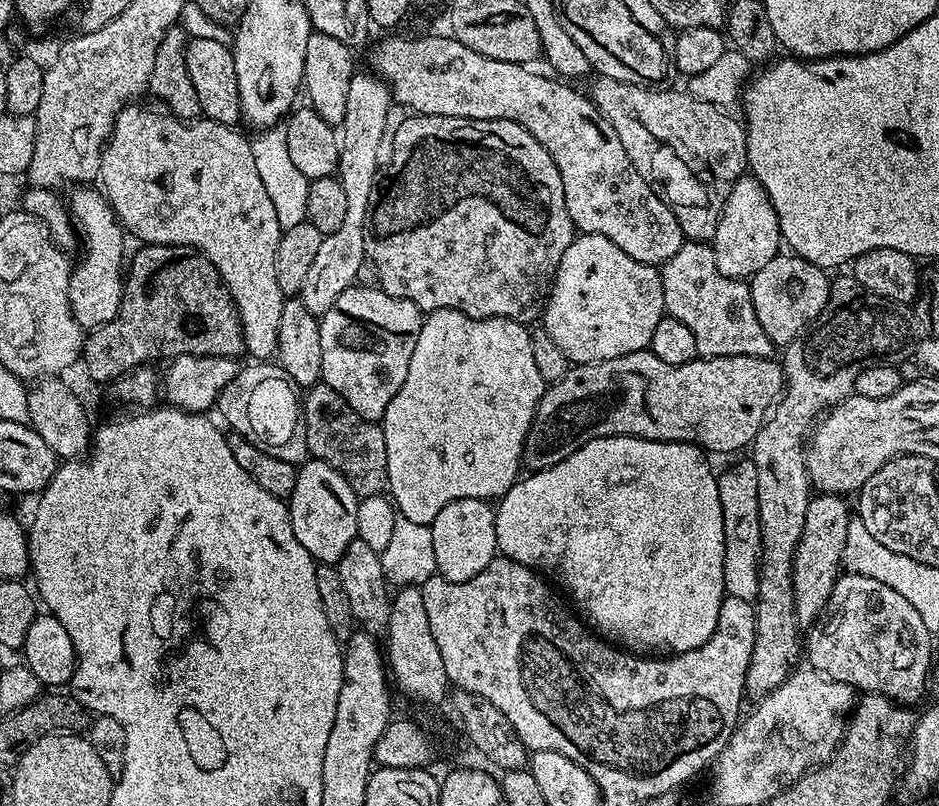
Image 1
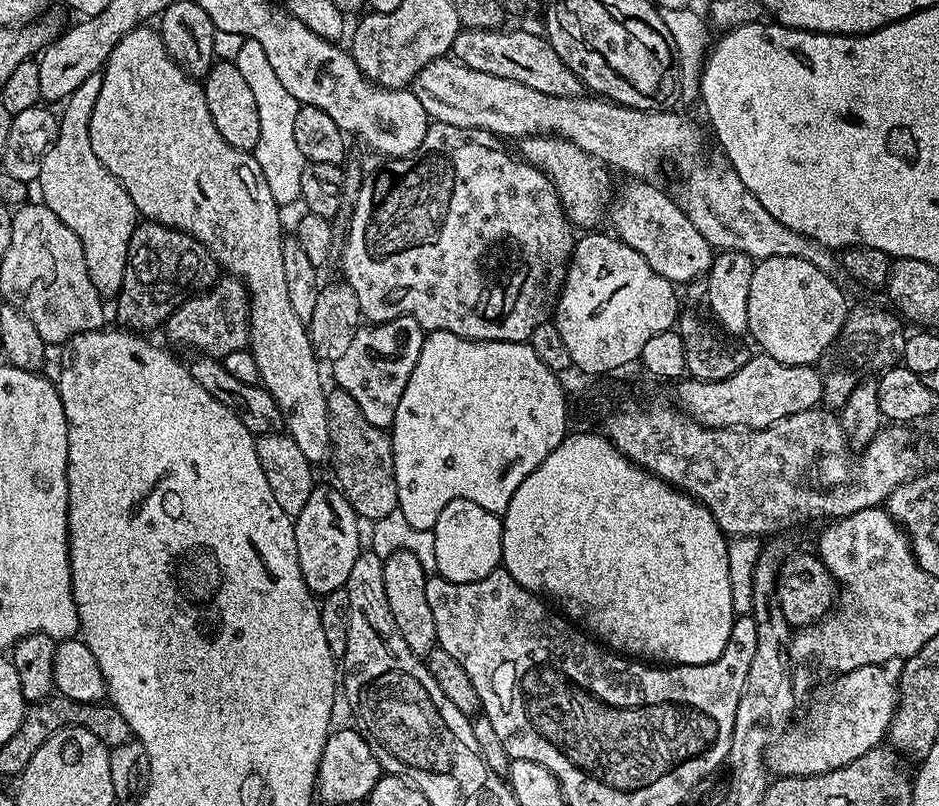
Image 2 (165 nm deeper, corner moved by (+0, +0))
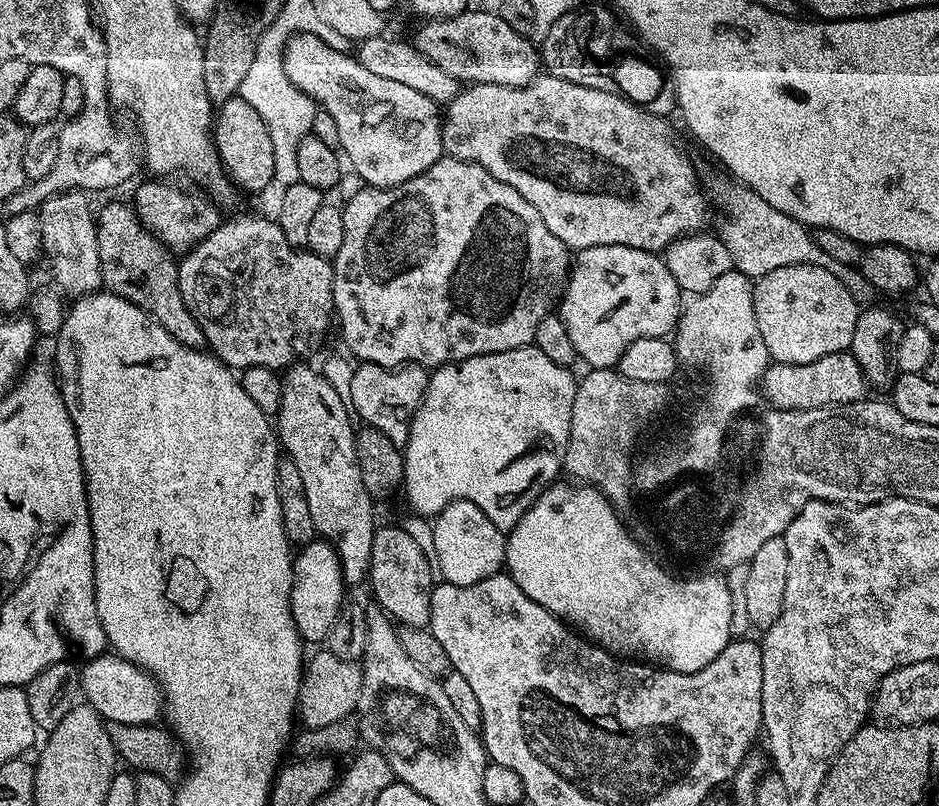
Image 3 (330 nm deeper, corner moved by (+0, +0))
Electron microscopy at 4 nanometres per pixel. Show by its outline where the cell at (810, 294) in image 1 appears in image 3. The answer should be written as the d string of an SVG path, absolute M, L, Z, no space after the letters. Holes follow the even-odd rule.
M799 264L772 270L755 281L753 292L758 330L773 363L805 365L851 347L859 301L824 267Z

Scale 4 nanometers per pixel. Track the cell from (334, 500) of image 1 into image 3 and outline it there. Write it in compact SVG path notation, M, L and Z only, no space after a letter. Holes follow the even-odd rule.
M323 538L312 540L295 553L292 562L292 589L290 590L290 610L294 626L300 631L301 641L309 645L327 641L330 626L338 618L340 609L346 603L346 585L342 566L334 546Z

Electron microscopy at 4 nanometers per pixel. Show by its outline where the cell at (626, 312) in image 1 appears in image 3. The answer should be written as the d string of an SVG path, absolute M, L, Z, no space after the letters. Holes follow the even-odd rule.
M590 246L581 248L575 253L574 263L568 274L568 287L564 289L564 295L558 305L558 314L562 322L566 322L566 330L570 333L570 339L574 342L574 350L581 361L588 363L589 369L593 368L616 368L619 365L622 354L630 342L638 342L638 338L654 338L655 336L667 337L675 329L677 320L682 311L682 293L678 282L674 282L674 274L664 265L663 259L655 252L646 250L634 250L630 246Z

